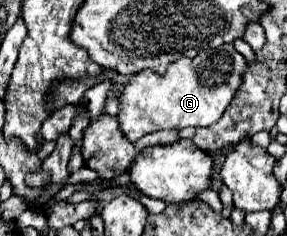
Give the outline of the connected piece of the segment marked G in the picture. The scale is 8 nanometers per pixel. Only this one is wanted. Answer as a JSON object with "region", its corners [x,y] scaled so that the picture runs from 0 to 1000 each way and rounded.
{"region":[[[805,191],[700,216],[679,250],[603,258],[568,318],[512,292],[477,309],[422,394],[415,521],[443,589],[477,597],[512,564],[554,547],[638,547],[638,538],[721,538],[770,504],[777,470],[805,436],[833,352],[861,301],[854,242]]]}

